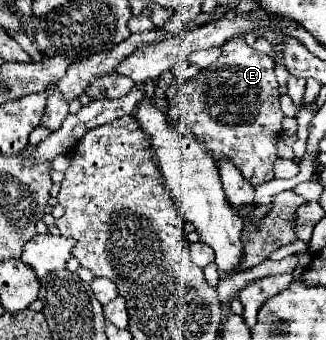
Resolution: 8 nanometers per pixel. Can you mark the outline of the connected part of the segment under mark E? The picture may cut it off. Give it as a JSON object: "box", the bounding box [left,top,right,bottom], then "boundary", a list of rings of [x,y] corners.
{"box":[170,37,284,185],"boundary":[[[232,37],[222,45],[222,53],[216,63],[208,65],[202,69],[196,77],[186,81],[178,95],[170,103],[170,121],[176,125],[176,129],[186,129],[190,131],[210,153],[214,161],[228,159],[234,163],[234,167],[254,185],[262,185],[270,179],[274,179],[274,161],[278,159],[276,155],[276,141],[282,133],[282,119],[284,113],[280,109],[278,101],[278,81],[274,75],[274,59],[268,57],[266,53],[260,53],[252,49],[242,37]]]}

